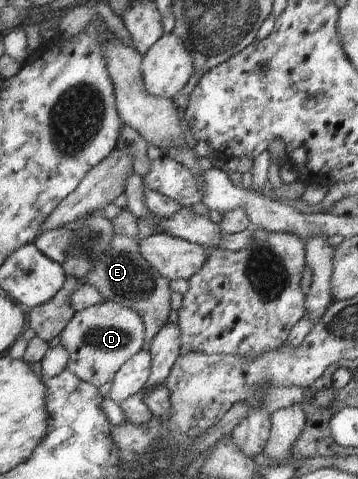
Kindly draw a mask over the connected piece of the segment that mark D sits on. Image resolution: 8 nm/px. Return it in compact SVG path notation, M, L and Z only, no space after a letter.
M102 301L76 311L60 333L60 344L69 354L67 369L80 380L99 387L112 382L120 367L137 352L148 350L142 317L116 302Z

